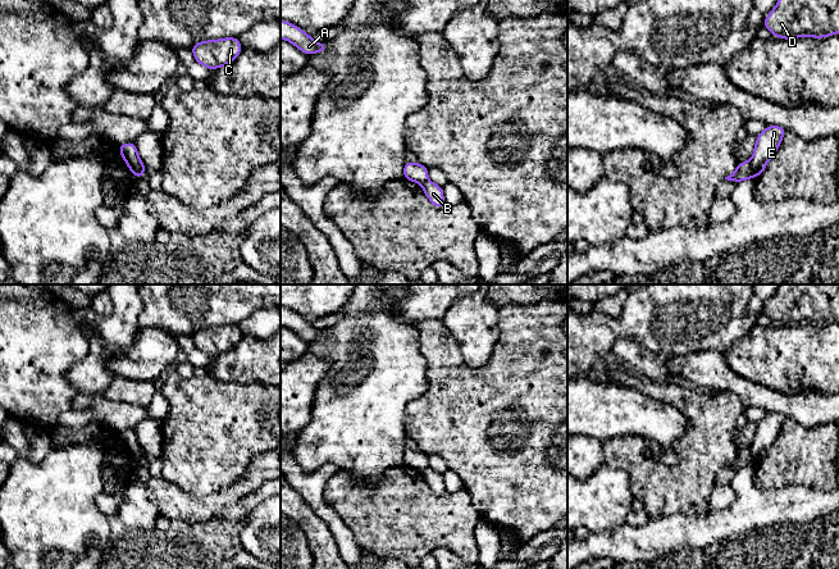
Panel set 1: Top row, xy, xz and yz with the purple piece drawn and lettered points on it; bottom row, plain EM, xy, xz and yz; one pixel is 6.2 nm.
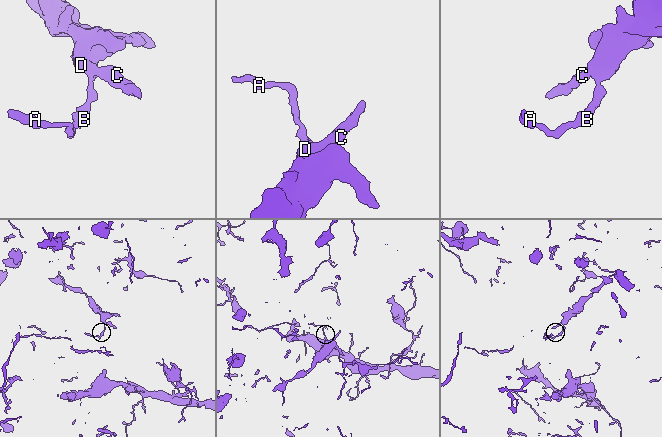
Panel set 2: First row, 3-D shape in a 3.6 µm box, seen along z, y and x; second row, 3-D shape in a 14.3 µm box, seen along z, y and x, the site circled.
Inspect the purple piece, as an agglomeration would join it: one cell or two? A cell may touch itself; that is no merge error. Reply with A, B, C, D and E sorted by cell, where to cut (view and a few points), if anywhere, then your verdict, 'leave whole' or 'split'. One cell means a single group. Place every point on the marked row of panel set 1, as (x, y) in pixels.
A / B C D E; cut in yz along (751, 159), (753, 176); split

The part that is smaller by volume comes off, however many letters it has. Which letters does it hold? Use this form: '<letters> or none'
B, C, D, E

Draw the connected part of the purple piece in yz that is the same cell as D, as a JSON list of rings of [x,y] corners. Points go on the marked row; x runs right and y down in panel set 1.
[[[779,0],[763,22],[774,37],[822,38],[839,33],[839,0]]]

